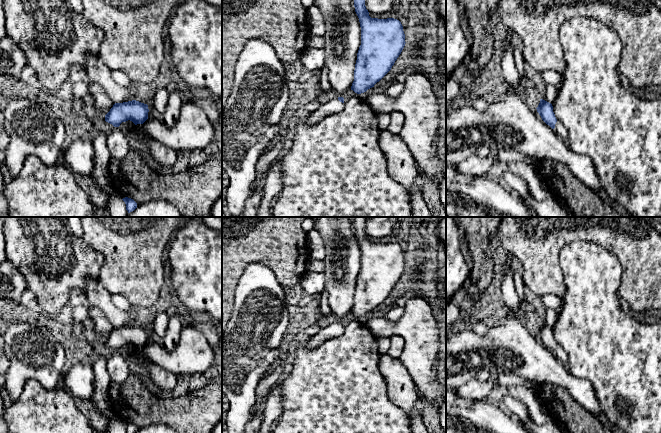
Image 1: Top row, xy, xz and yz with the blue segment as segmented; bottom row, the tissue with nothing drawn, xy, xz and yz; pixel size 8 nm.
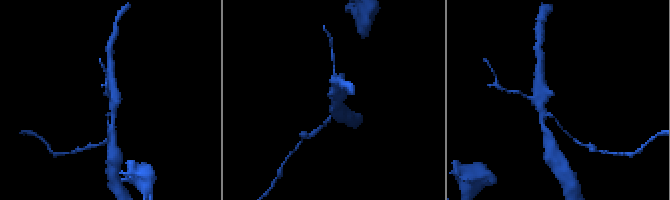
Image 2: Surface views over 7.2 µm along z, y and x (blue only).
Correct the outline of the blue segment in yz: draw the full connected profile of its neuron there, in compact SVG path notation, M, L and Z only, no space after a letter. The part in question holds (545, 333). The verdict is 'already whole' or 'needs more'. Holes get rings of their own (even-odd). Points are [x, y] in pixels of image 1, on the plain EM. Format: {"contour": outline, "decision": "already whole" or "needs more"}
{"contour": "M540 323L540 327L536 332L537 336L541 340L542 344L554 353L557 359L565 366L567 366L568 357L566 352L557 345L555 338L553 336L553 330L551 327Z", "decision": "needs more"}

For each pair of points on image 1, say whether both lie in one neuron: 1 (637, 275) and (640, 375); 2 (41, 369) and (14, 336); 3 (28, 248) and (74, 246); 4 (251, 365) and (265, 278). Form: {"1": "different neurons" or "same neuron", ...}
{"1": "different neurons", "2": "same neuron", "3": "same neuron", "4": "same neuron"}

